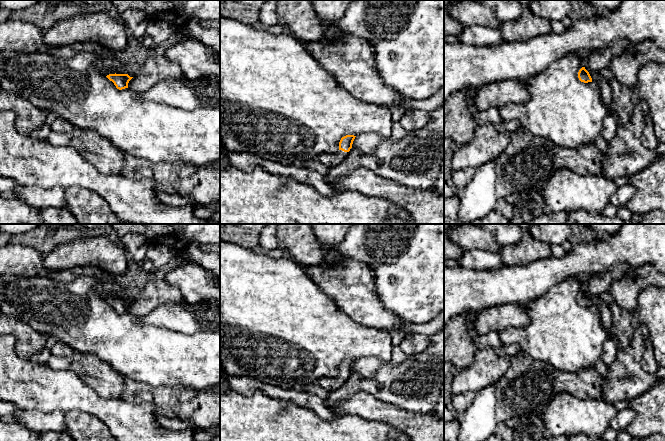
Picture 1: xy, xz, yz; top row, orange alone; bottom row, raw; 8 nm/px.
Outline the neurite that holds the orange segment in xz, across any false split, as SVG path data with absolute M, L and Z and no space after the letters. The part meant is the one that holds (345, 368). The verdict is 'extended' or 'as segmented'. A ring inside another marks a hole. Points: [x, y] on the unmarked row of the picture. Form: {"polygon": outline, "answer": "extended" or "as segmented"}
{"polygon": "M346 359L339 366L339 376L336 378L319 378L316 383L325 390L332 392L339 389L349 378L356 360Z", "answer": "extended"}

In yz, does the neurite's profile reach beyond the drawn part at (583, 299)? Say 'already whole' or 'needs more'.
needs more

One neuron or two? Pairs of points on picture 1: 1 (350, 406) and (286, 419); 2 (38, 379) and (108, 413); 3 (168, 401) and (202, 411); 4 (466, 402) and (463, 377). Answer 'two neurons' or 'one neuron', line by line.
1: two neurons
2: one neuron
3: one neuron
4: two neurons

